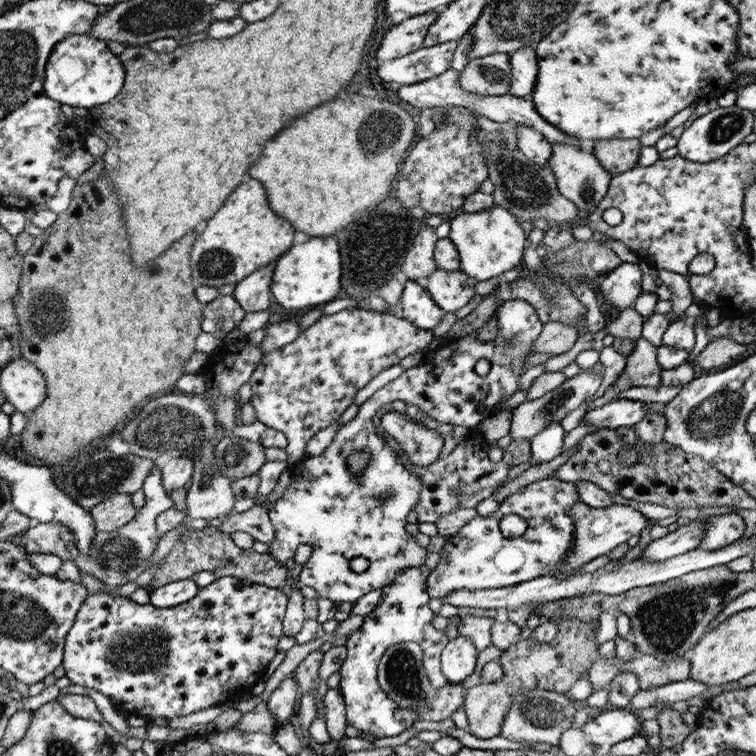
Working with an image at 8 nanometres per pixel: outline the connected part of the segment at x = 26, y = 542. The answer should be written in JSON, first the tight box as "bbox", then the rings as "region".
{"bbox":[15,522,79,561],"region":[[[58,522],[33,523],[15,541],[30,554],[56,554],[62,561],[74,561],[79,555],[72,528]]]}

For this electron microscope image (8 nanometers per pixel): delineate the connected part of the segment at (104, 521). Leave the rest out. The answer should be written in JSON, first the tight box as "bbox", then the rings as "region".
{"bbox":[90,494,137,533],"region":[[[111,494],[108,499],[100,500],[99,504],[90,510],[91,516],[96,519],[96,532],[108,533],[128,524],[137,516],[137,512],[131,494]]]}

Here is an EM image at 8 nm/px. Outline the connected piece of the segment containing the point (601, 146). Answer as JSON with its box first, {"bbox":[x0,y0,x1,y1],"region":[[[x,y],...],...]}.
{"bbox":[593,138,641,176],"region":[[[638,138],[596,140],[593,154],[608,173],[614,176],[637,167],[640,148],[641,144]]]}

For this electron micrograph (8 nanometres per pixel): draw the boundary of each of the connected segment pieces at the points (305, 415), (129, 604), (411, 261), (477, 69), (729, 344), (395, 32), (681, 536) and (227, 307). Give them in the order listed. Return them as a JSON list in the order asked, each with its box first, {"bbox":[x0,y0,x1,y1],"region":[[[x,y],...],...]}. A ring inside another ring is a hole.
[{"bbox":[250,307,435,468],"region":[[[350,307],[334,314],[322,315],[302,334],[268,355],[264,355],[250,376],[252,389],[250,403],[255,408],[258,421],[267,428],[283,432],[287,437],[288,468],[306,456],[308,442],[320,432],[338,421],[344,411],[354,403],[354,397],[372,378],[382,370],[400,364],[402,358],[414,352],[423,352],[435,336],[432,330],[424,330],[414,326],[410,321],[399,316],[380,311],[369,311]]]},{"bbox":[63,576,288,720],"region":[[[226,576],[216,579],[214,583],[202,587],[192,600],[182,604],[168,607],[157,607],[148,604],[138,604],[128,597],[108,595],[105,591],[88,595],[88,600],[84,602],[75,620],[75,626],[71,629],[70,636],[67,637],[66,653],[64,654],[63,666],[65,676],[72,684],[79,684],[94,688],[106,695],[115,707],[126,714],[142,717],[145,720],[165,719],[170,720],[183,715],[190,715],[202,709],[207,709],[225,701],[239,701],[244,698],[245,689],[248,690],[257,681],[260,681],[265,674],[270,660],[279,652],[278,642],[283,636],[283,620],[287,609],[288,595],[284,589],[275,589],[259,583],[253,583],[247,579],[240,579]]]},{"bbox":[400,222,438,282],"region":[[[424,222],[420,233],[416,235],[411,249],[400,266],[400,270],[404,272],[406,278],[424,282],[438,269],[434,258],[438,240],[435,230]]]},{"bbox":[459,53,511,97],"region":[[[492,53],[468,61],[460,71],[459,86],[479,96],[502,97],[511,90],[509,53]]]},{"bbox":[695,338,746,368],"region":[[[717,338],[710,340],[707,346],[695,358],[700,368],[718,368],[724,366],[730,359],[736,358],[738,354],[746,351],[746,344],[739,343],[734,338]]]},{"bbox":[376,10,440,60],"region":[[[440,10],[432,14],[411,16],[401,24],[394,25],[382,38],[376,52],[377,60],[394,60],[422,47],[428,28],[437,22]]]},{"bbox":[641,518,704,563],"region":[[[696,518],[660,539],[650,541],[641,556],[648,563],[665,562],[698,547],[704,537],[704,518]]]},{"bbox":[204,295,246,334],"region":[[[234,295],[216,296],[204,309],[204,332],[208,334],[230,332],[246,315],[244,307],[236,301]]]}]

